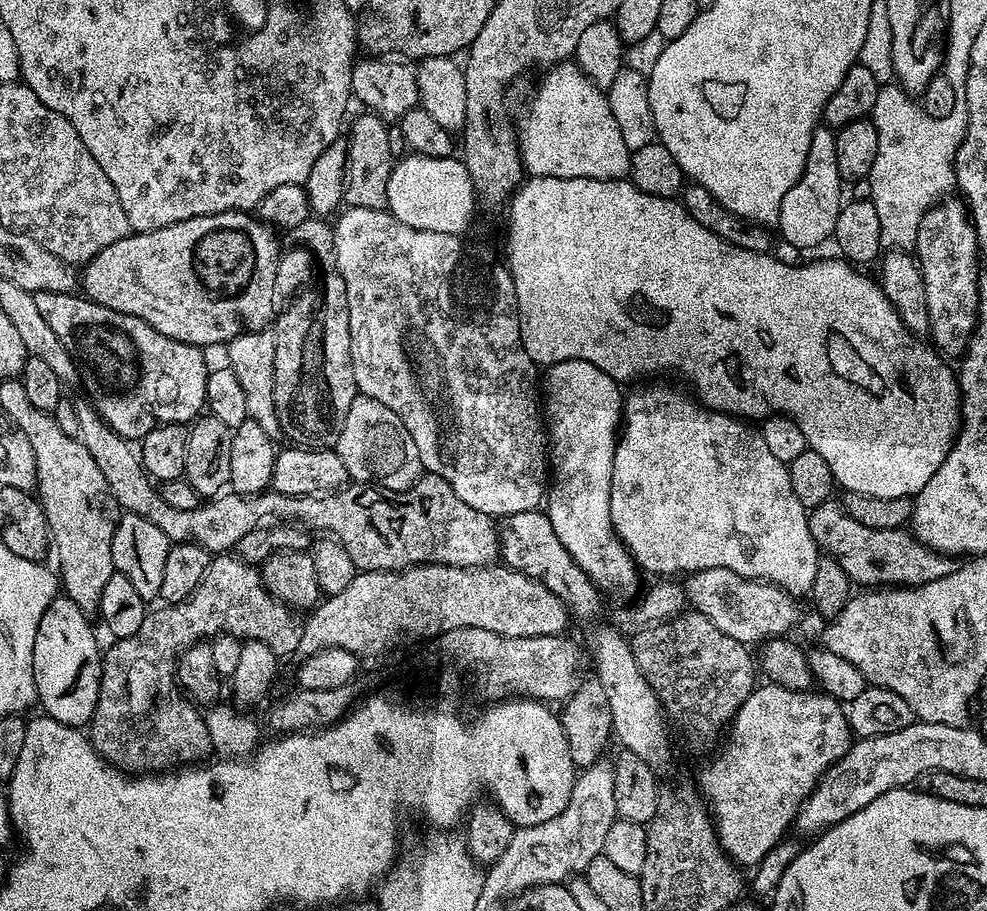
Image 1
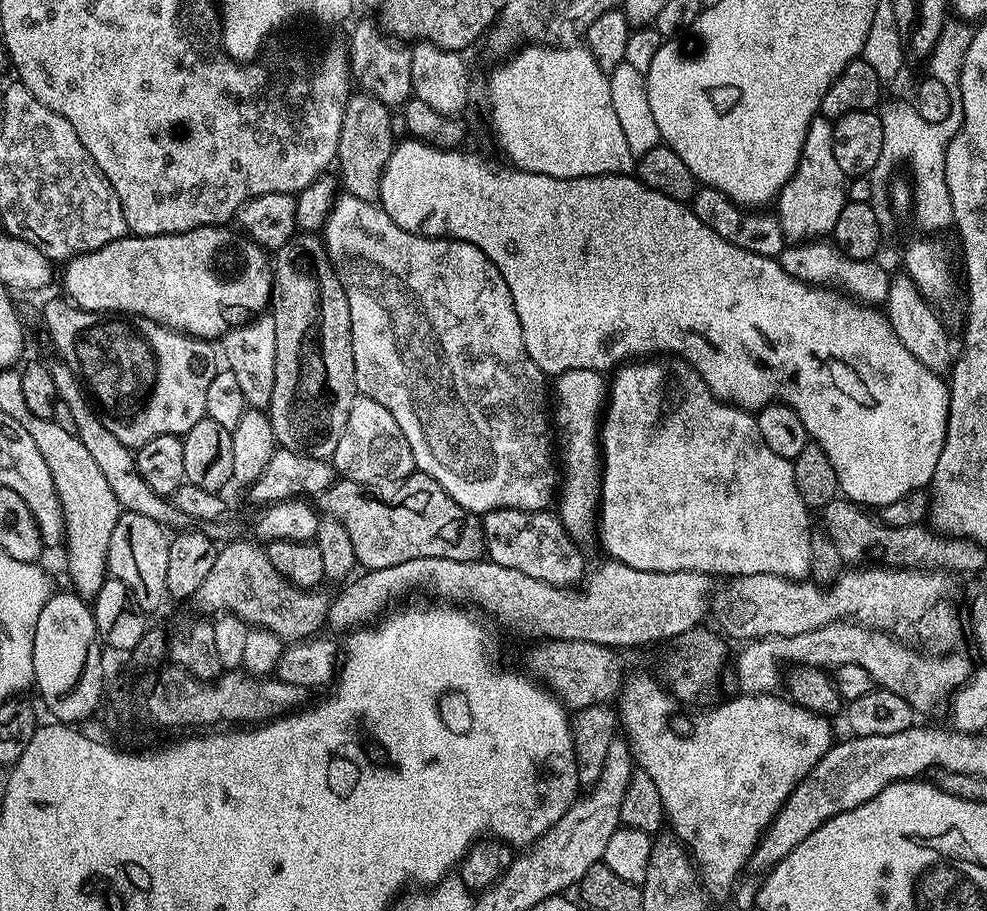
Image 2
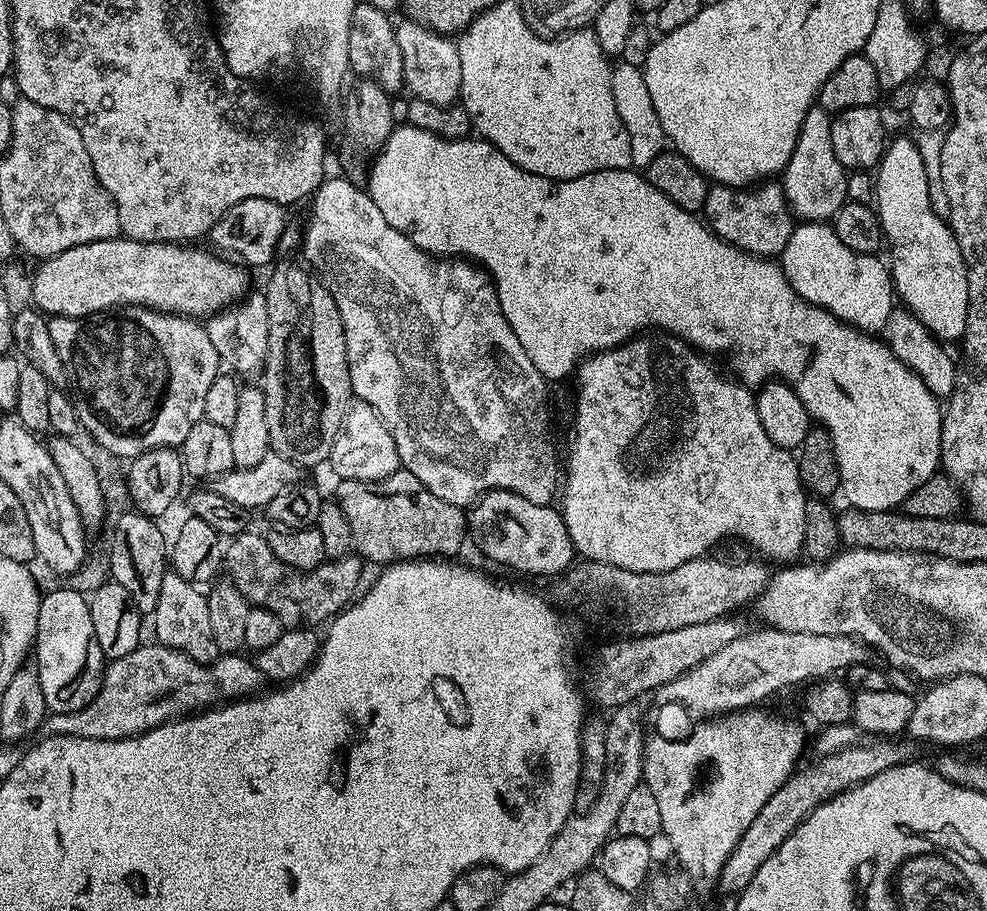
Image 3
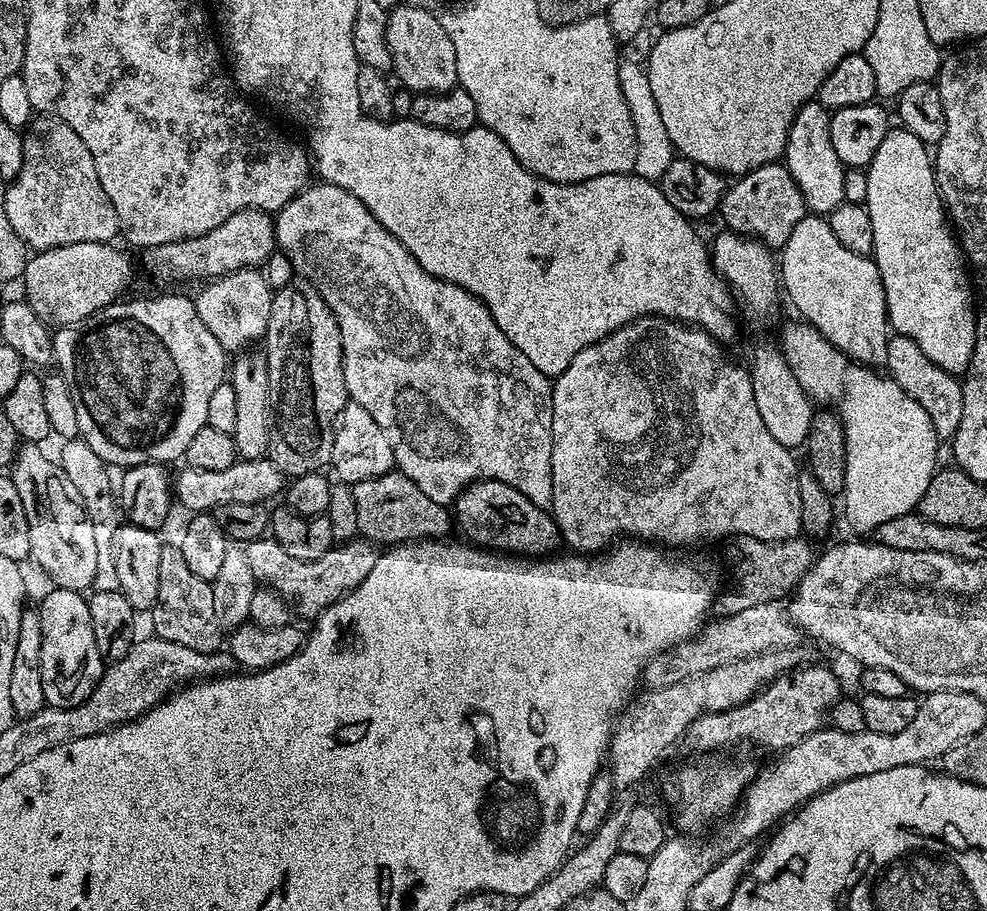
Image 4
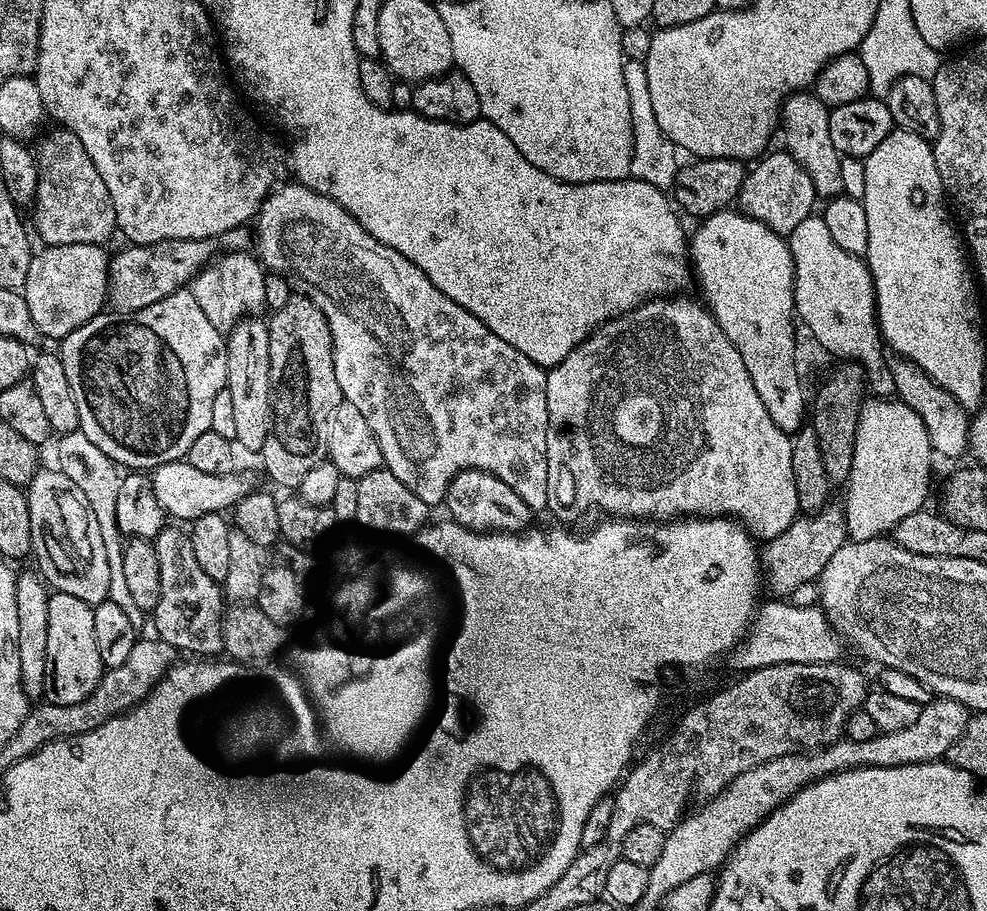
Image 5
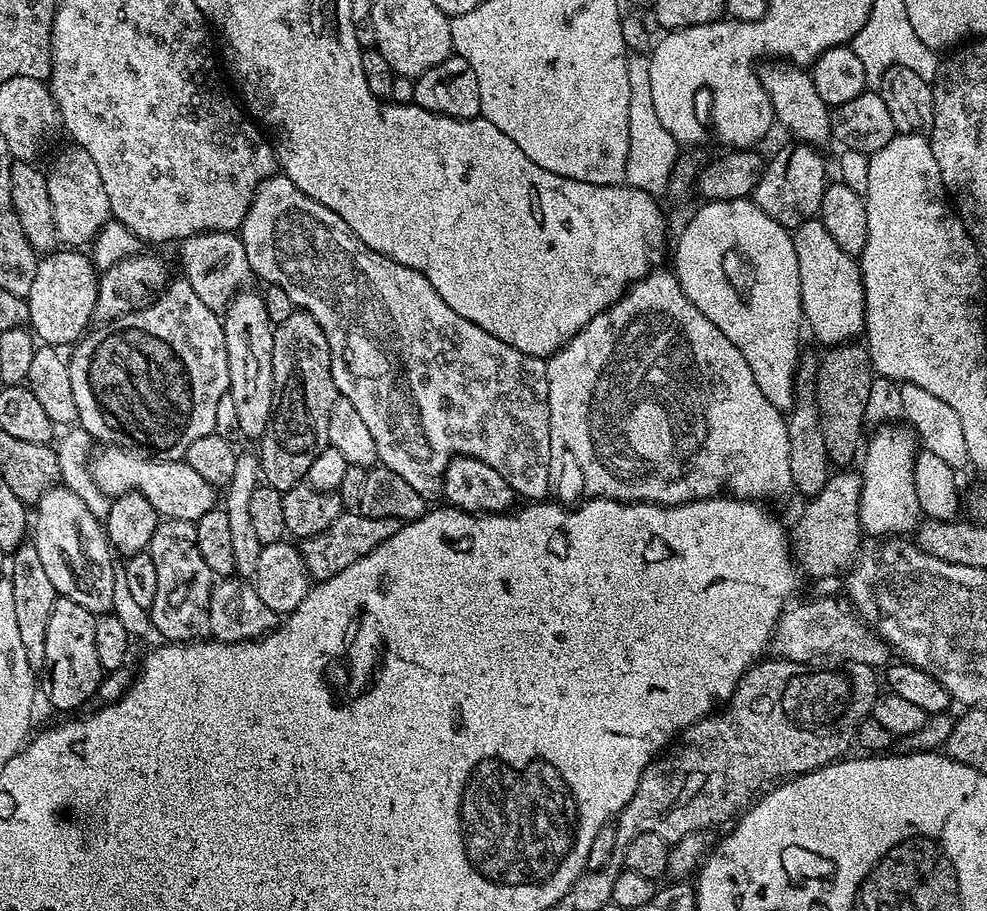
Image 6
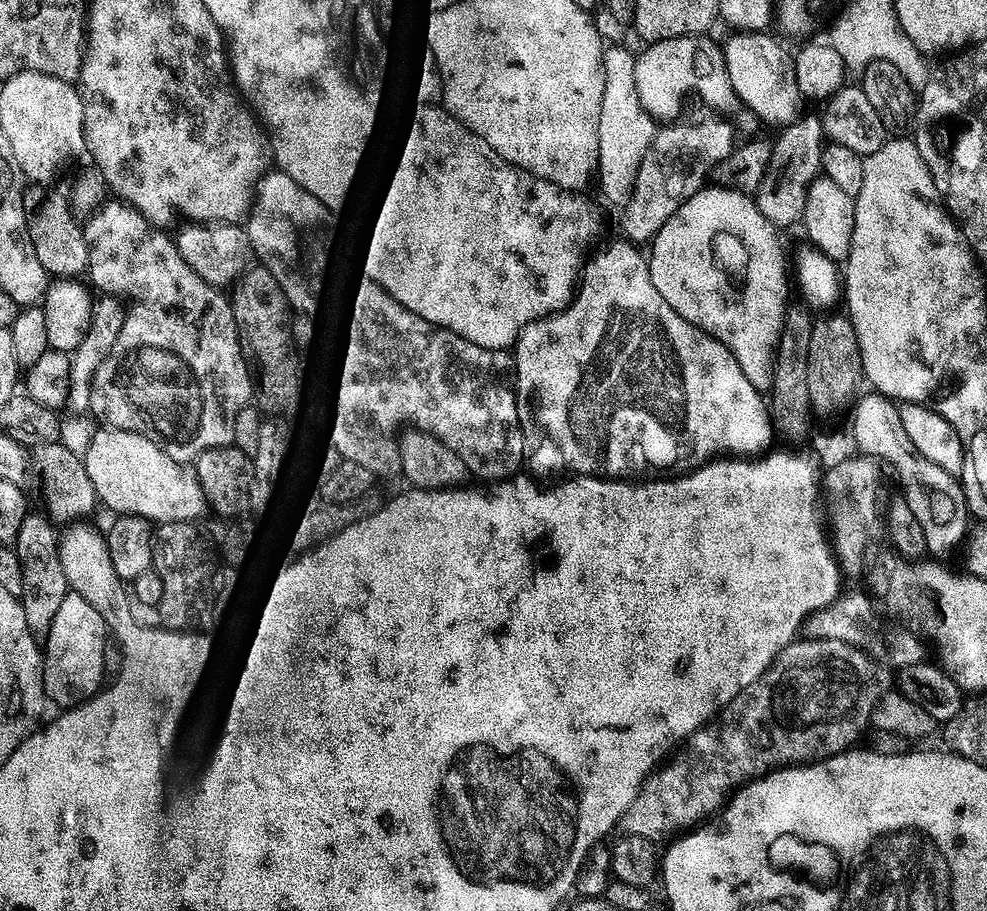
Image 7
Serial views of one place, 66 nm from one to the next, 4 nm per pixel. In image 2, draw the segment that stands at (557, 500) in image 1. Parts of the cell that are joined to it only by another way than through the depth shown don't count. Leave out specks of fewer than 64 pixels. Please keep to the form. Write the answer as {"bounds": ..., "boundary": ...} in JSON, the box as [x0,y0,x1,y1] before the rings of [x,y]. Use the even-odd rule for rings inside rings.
{"bounds":[554,368,606,542],"boundary":[[[579,368],[566,370],[555,377],[556,392],[554,388],[554,432],[558,437],[558,444],[564,447],[564,468],[562,464],[562,483],[558,488],[558,515],[564,528],[572,539],[584,542],[588,535],[593,535],[594,525],[598,520],[598,497],[600,494],[600,478],[602,475],[602,449],[598,443],[598,421],[602,416],[602,409],[606,404],[606,380],[595,368]]]}

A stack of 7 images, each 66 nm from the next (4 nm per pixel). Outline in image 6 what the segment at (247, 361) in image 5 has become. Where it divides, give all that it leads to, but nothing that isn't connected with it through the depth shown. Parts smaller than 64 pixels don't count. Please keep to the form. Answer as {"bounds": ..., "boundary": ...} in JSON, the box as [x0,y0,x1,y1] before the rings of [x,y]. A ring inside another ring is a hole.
{"bounds":[223,290,274,442],"boundary":[[[241,290],[228,303],[223,313],[223,333],[226,334],[226,354],[230,382],[228,391],[234,398],[234,409],[237,415],[235,427],[252,442],[259,441],[272,420],[272,351],[274,350],[274,324],[266,312],[264,297],[259,291]]]}

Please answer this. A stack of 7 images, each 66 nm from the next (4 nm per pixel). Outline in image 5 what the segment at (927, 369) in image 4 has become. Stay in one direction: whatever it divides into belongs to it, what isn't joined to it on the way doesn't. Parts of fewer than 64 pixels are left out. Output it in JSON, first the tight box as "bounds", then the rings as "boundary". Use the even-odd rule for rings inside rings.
{"bounds":[891,358,969,460],"boundary":[[[900,358],[891,365],[894,383],[897,387],[896,396],[903,404],[910,406],[918,418],[922,418],[922,426],[926,426],[926,434],[930,434],[933,453],[937,457],[945,456],[952,460],[955,456],[965,455],[968,452],[968,425],[969,413],[946,390],[931,380],[928,375],[911,360]]]}

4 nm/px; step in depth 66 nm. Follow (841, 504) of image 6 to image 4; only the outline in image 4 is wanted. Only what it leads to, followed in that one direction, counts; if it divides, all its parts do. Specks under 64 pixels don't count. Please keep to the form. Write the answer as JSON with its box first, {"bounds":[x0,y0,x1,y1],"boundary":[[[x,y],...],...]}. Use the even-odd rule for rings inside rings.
{"bounds":[719,536,814,616],"boundary":[[[738,536],[733,544],[736,545],[732,548],[732,585],[719,593],[720,616],[733,616],[742,610],[750,610],[750,606],[787,601],[814,563],[812,544],[804,538],[773,542]]]}

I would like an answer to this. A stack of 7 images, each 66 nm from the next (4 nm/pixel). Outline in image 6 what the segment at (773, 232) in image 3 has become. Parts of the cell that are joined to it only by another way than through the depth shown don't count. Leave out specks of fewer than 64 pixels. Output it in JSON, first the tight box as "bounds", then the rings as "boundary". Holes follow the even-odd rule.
{"bounds":[754,142,826,230],"boundary":[[[788,142],[785,148],[780,148],[773,154],[772,161],[769,164],[767,161],[766,167],[759,173],[754,203],[783,228],[795,230],[820,211],[826,179],[824,180],[824,160],[816,152],[819,151],[811,144]]]}

